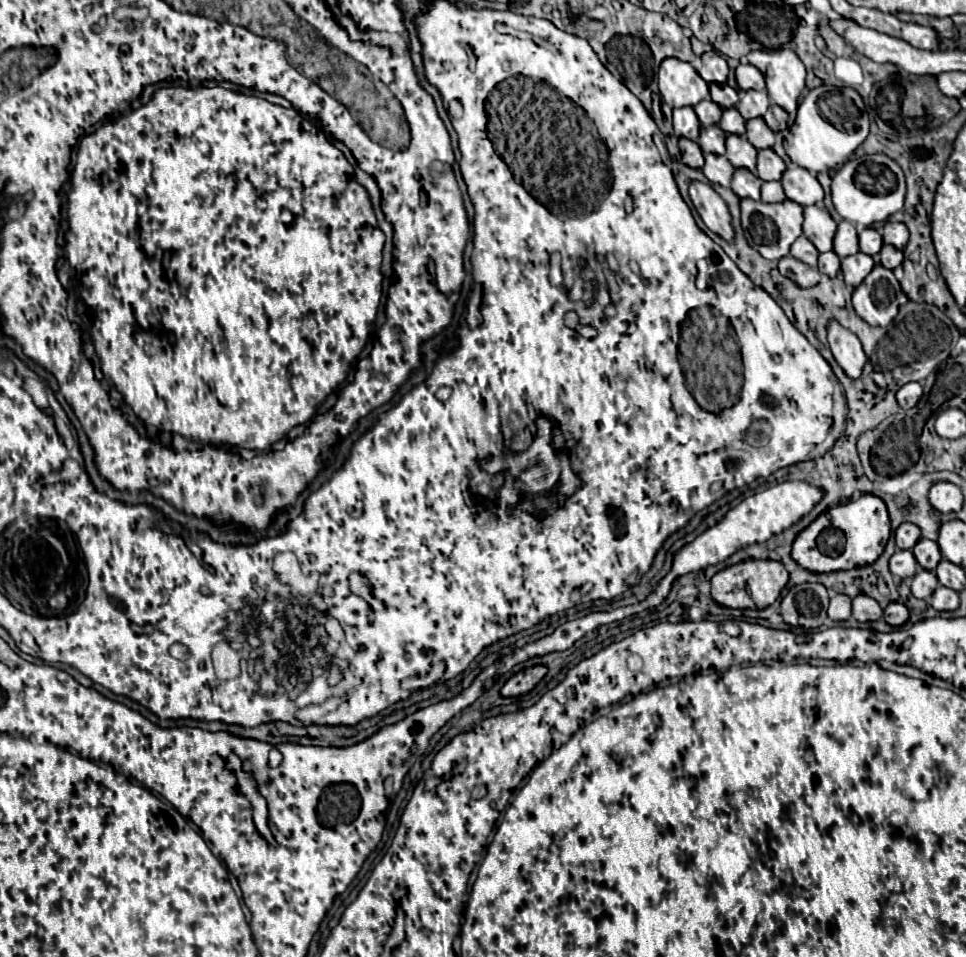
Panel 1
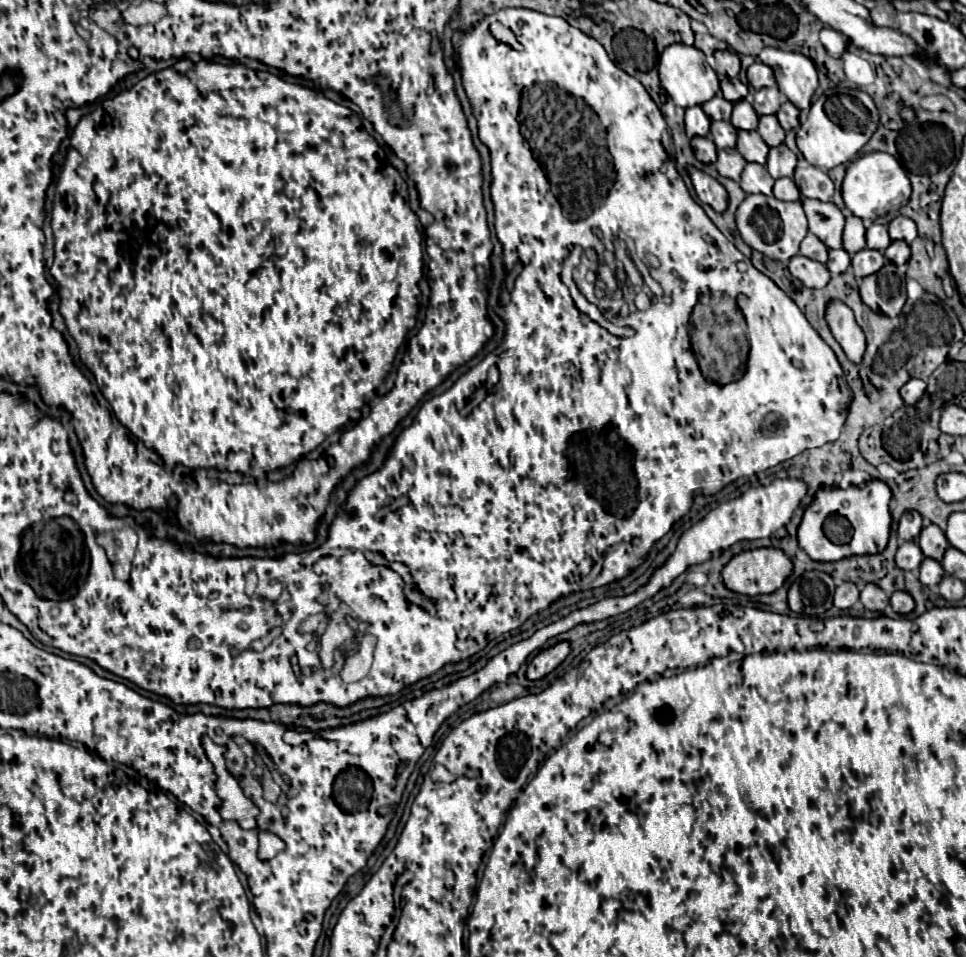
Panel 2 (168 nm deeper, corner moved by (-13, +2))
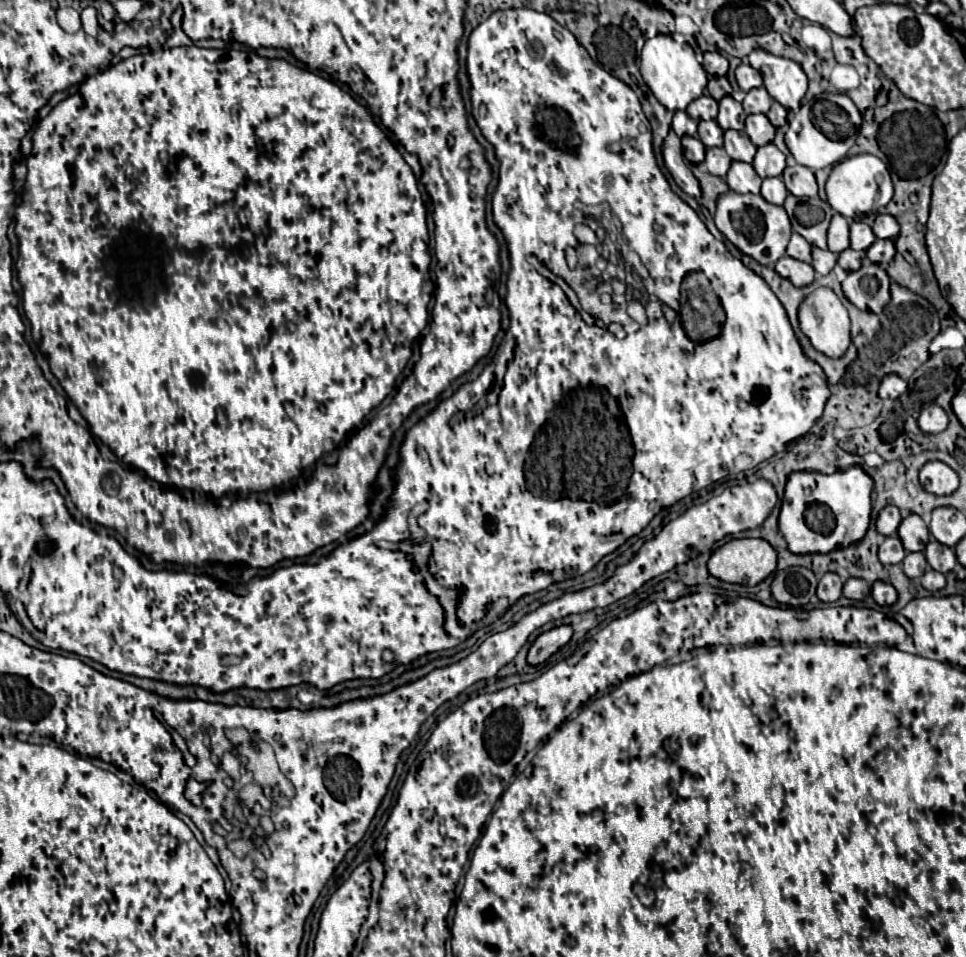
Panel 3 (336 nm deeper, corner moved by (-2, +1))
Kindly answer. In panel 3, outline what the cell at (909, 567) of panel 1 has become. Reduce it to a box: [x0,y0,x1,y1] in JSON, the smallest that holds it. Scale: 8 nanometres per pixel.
[879,536,905,566]

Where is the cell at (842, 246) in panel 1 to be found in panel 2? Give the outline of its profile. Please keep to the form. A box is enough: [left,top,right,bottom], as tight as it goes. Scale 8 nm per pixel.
[844,217,866,255]

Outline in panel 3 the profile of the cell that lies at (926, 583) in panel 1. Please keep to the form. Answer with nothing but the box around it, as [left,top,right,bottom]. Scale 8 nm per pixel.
[903,552,927,578]

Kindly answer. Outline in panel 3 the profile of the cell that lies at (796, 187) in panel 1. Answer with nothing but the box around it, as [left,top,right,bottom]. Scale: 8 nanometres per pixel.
[783,164,817,198]

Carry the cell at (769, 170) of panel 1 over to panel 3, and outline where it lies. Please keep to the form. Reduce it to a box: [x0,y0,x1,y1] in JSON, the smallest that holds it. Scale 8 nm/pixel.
[753,144,785,178]

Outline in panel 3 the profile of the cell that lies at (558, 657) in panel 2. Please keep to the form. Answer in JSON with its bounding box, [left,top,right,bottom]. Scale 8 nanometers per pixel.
[527,626,573,666]

